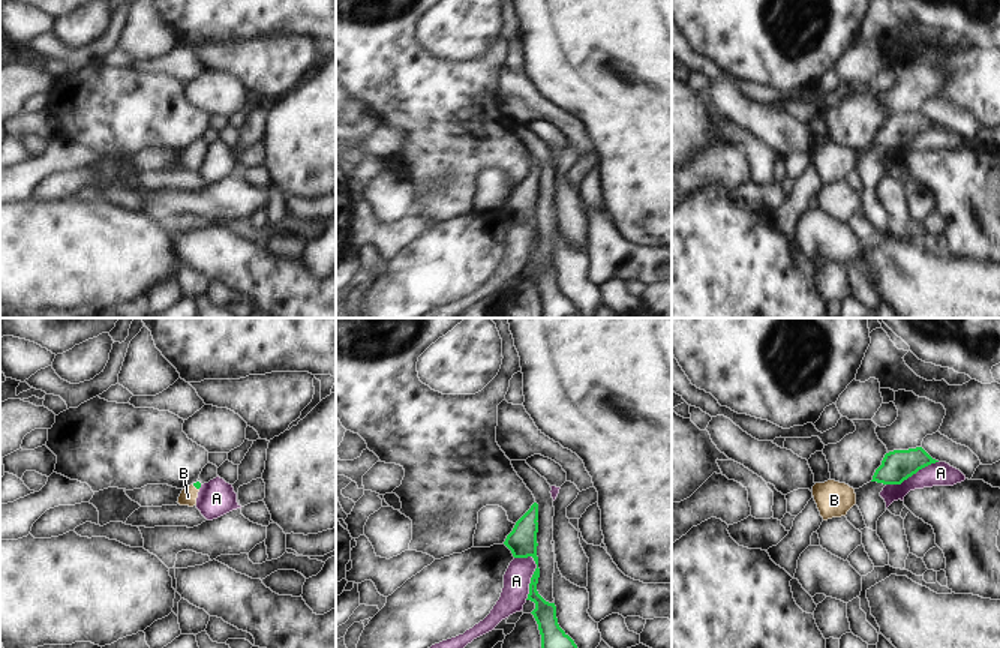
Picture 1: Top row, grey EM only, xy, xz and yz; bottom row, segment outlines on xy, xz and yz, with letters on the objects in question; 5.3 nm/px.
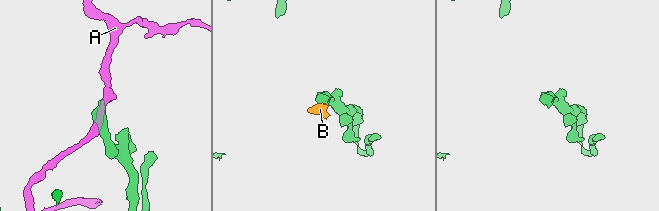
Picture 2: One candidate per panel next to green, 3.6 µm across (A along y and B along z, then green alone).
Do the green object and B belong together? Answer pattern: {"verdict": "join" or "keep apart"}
{"verdict": "join"}

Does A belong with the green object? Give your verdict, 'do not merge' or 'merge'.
do not merge

